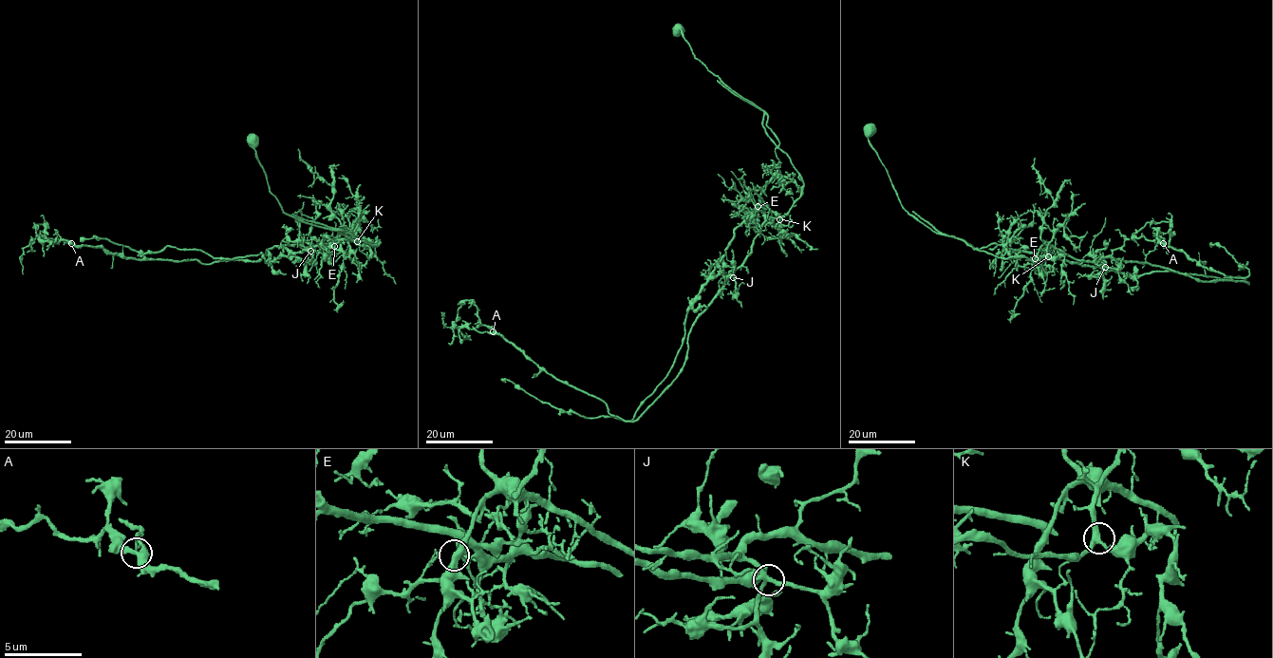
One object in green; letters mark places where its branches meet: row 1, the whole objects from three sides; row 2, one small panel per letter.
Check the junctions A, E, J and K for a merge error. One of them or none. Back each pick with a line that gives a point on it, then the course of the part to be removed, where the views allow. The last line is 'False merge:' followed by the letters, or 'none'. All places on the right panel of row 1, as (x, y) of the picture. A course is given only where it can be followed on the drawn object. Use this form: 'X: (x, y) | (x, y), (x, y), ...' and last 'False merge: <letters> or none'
E: (1035, 258) | (1035, 258), (1131, 275), (1248, 275), (1247, 262), (1242, 267), (1224, 247), (1209, 246)
False merge: E

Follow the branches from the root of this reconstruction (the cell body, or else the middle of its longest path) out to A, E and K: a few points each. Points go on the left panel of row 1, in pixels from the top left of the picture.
A: (252, 140), (281, 209), (352, 241), (356, 233), (327, 237), (342, 231), (328, 244), (208, 264), (71, 243)
E: (252, 140), (250, 143), (269, 190), (282, 210), (308, 223), (339, 229), (352, 241), (356, 233), (335, 246)
K: (252, 140), (250, 143), (269, 190), (282, 210), (308, 223), (339, 229), (353, 241), (380, 242), (357, 241)

